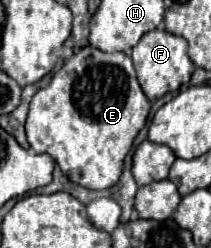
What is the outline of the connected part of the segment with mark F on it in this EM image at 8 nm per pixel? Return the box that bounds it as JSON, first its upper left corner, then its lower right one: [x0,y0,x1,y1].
[133,28,195,100]

